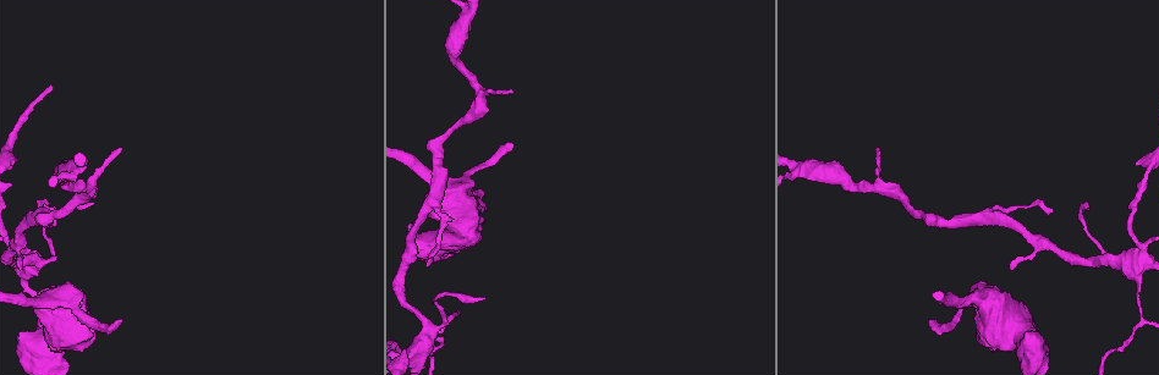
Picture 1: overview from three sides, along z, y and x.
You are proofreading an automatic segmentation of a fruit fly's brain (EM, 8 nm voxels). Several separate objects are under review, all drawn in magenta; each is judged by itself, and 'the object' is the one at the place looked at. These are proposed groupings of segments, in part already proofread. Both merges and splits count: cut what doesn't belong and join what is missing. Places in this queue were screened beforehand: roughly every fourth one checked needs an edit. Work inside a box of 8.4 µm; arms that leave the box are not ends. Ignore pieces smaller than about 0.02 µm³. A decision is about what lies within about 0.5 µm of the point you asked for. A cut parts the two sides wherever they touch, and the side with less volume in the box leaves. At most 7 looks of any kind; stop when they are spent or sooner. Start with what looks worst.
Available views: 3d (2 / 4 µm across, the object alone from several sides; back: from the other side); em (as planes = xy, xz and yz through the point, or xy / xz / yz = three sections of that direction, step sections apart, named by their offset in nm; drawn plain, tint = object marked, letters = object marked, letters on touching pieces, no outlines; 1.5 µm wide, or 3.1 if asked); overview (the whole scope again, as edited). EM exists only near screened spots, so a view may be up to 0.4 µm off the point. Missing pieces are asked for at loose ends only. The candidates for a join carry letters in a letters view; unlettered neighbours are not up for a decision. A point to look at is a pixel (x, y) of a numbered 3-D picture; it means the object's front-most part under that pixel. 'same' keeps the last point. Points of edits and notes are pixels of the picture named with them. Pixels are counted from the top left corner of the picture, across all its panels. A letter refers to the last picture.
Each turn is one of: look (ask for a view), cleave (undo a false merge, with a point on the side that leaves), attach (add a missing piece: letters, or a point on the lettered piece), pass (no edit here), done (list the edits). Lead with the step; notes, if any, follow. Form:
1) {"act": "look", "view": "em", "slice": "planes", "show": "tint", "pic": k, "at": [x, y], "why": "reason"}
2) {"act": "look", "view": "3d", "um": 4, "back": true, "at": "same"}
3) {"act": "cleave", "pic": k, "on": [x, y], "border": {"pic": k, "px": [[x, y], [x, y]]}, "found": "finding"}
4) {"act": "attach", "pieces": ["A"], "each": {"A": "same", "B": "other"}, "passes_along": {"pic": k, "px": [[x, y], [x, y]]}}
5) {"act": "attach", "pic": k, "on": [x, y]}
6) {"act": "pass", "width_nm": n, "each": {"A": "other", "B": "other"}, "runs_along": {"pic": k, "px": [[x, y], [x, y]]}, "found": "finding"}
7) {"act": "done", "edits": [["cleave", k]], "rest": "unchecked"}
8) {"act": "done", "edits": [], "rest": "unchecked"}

{"act": "look", "view": "em", "slice": "xy", "step": 8, "show": "letters", "pic": 1, "at": [1052, 213], "why": "branch stops here"}

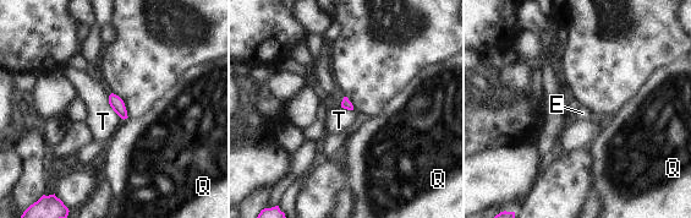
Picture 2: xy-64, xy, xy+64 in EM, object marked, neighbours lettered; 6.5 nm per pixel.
{"act": "pass", "each": {"E": "other", "Q": "other", "T": "other"}, "border": {"pic": 2, "px": [[108, 96], [110, 107], [124, 119]]}, "found": "no lettered piece goes on from it"}

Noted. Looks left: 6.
{"act": "look", "view": "em", "slice": "yz", "step": 8, "show": "letters", "pic": 1, "at": [875, 151], "why": "thin end"}

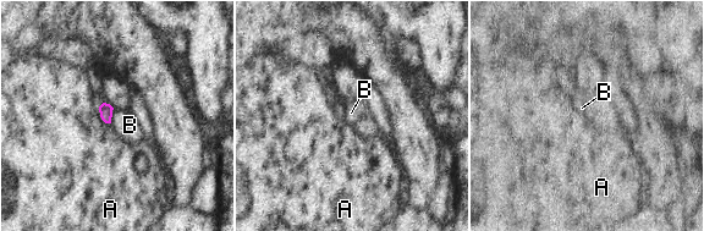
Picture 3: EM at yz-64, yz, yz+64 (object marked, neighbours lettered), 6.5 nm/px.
{"act": "pass", "width_nm": 90, "each": {"A": "other", "B": "other"}, "border": {"pic": 3, "px": [[98, 108], [99, 116], [110, 124]]}, "found": "no lettered piece goes on from it"}

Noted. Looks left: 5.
{"act": "look", "view": "em", "slice": "planes", "show": "tint", "pic": 1, "at": [73, 174], "why": "sharp bend"}

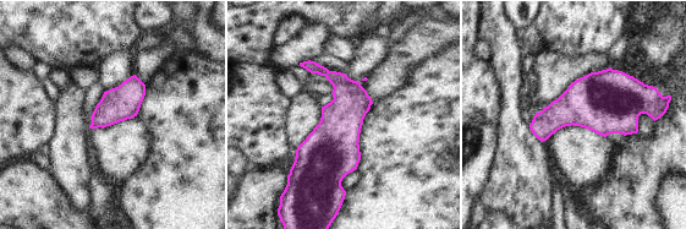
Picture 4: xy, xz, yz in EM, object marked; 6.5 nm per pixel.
{"act": "look", "view": "em", "slice": "planes", "show": "letters", "at": "same", "why": "see the neighbours"}

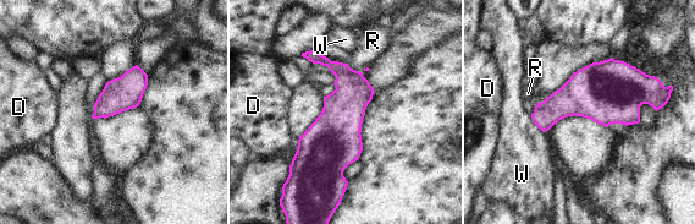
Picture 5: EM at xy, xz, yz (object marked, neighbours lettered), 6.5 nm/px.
{"act": "pass", "width_nm": 220, "each": {"D": "other", "R": "other", "W": "other"}, "border": {"pic": 5, "px": [[347, 63], [360, 72]]}, "found": "one neuron here"}

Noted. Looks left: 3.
{"act": "done", "edits": [], "rest": "unchecked"}

